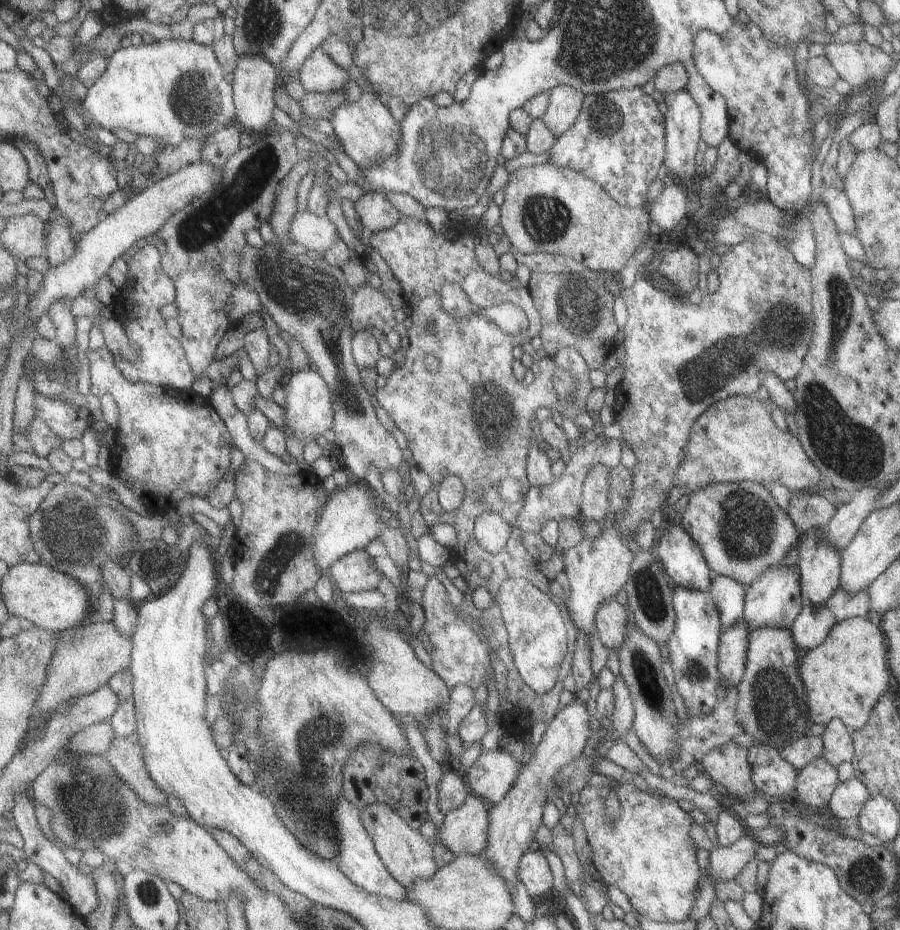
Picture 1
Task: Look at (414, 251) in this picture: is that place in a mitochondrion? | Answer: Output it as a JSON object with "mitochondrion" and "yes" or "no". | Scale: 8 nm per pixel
{"mitochondrion":"no"}

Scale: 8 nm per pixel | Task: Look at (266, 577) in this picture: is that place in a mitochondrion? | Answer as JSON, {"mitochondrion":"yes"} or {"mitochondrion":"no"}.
{"mitochondrion":"yes"}

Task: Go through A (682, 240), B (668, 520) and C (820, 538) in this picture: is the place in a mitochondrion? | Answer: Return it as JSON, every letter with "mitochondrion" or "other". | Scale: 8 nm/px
{"A":"other","B":"other","C":"other"}

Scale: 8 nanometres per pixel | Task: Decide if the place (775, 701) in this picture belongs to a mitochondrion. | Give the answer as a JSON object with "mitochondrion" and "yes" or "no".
{"mitochondrion":"yes"}

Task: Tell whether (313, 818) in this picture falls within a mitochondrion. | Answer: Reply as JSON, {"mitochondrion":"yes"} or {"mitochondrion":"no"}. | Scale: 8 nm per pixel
{"mitochondrion":"yes"}

